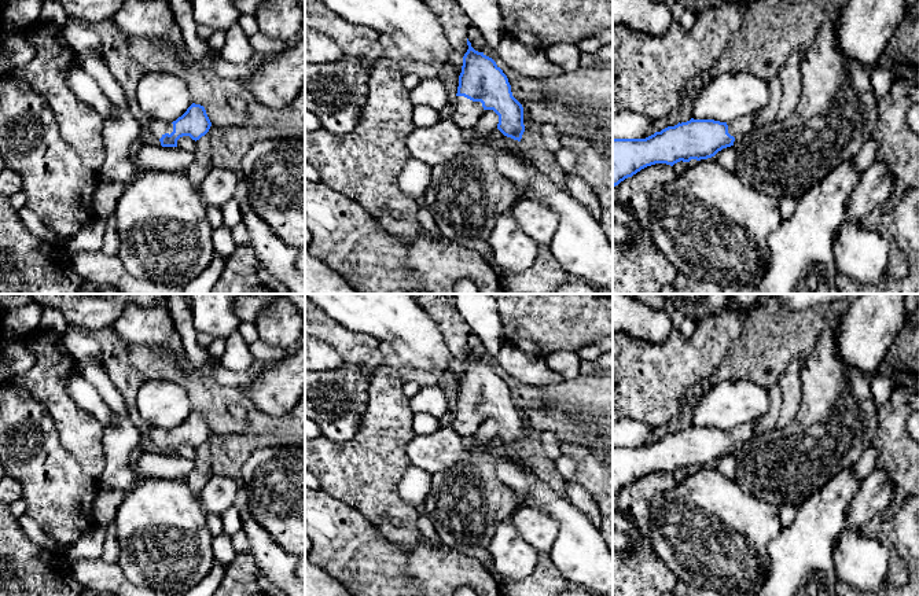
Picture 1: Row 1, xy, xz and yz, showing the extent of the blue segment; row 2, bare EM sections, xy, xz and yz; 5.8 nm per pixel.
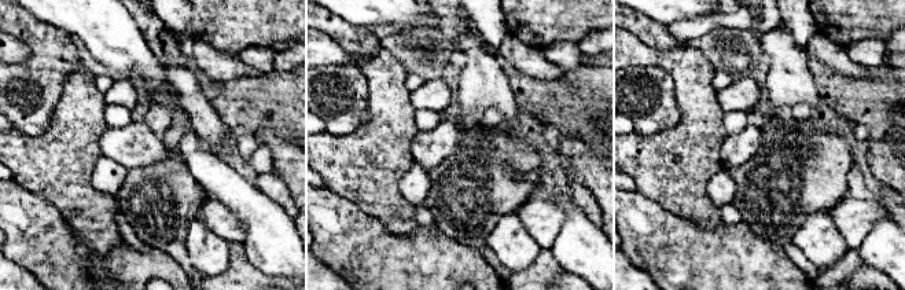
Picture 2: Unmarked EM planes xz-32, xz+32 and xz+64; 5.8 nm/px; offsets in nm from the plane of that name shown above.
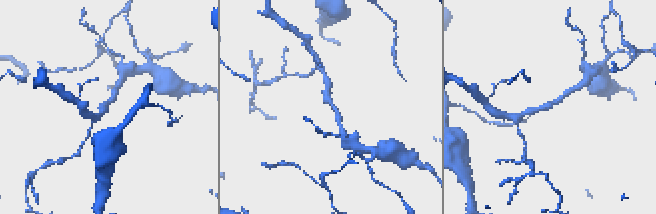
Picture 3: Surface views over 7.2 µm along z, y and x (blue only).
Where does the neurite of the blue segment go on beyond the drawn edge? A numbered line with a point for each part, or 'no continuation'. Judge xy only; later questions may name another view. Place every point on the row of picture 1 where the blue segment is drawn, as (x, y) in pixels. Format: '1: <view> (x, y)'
1: xy (158, 128)

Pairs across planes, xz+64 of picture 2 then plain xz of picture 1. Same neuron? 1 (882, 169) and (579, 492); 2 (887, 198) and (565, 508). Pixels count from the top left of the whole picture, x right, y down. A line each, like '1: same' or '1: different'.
1: different
2: different

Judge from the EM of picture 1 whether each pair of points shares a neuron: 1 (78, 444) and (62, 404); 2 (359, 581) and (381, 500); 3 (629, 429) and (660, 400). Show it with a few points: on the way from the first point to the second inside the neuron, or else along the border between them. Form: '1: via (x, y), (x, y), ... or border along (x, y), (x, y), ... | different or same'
1: via (78, 434), (78, 430), (66, 414) | same
2: border along (349, 506), (355, 507), (399, 547) | different
3: border along (627, 416), (636, 418), (653, 429) | different

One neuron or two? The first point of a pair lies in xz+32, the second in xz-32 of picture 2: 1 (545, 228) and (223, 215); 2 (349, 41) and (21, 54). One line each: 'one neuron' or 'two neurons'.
1: one neuron
2: two neurons

